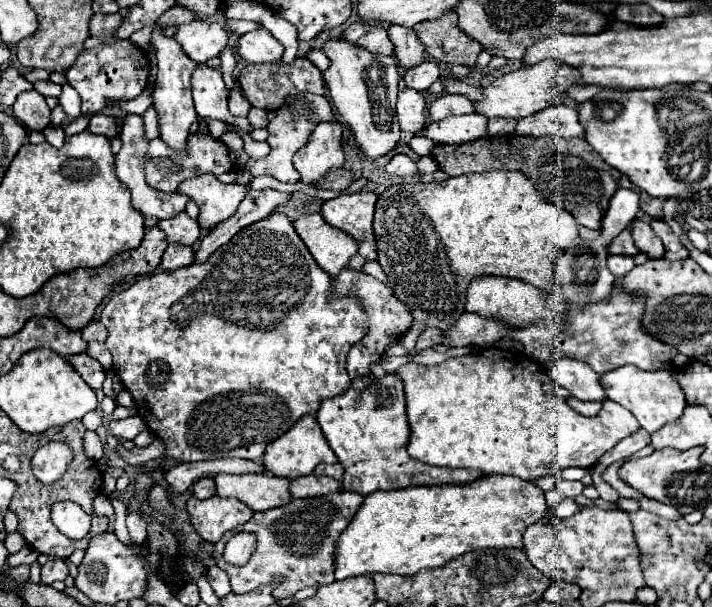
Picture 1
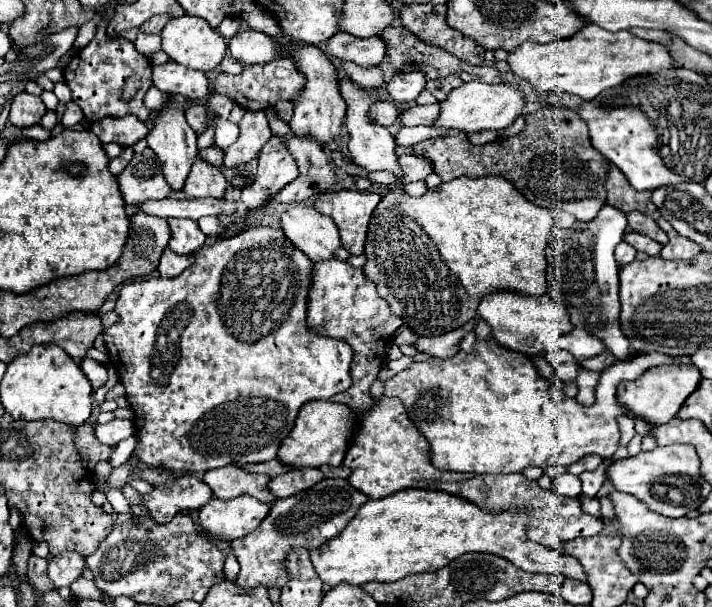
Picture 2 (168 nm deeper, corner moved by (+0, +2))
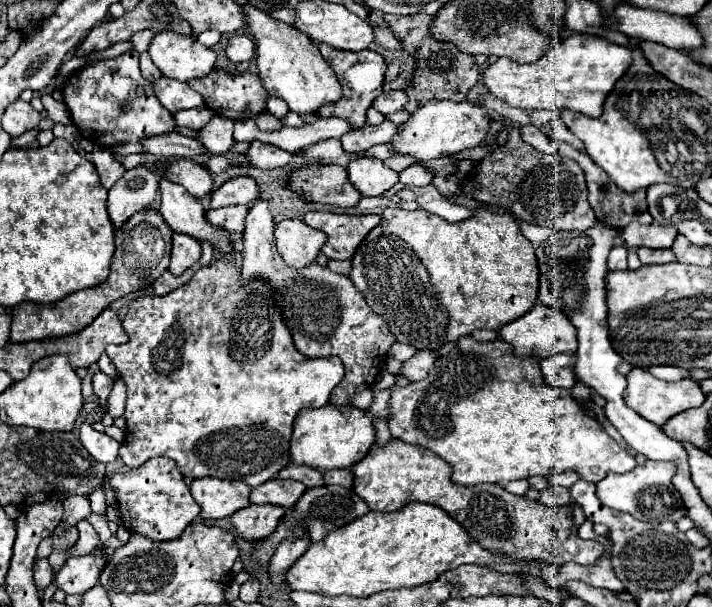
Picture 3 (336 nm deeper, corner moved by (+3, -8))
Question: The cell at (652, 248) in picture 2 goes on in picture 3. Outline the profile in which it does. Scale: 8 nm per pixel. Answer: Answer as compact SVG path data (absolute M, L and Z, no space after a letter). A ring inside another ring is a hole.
M639 247L637 255L643 265L661 265L661 263L671 263L675 257L671 255L671 249L649 249L649 247Z

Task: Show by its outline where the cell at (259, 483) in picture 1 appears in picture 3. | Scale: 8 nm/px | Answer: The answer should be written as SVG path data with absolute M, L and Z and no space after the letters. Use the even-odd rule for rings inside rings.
M203 477L191 481L191 495L201 505L203 519L223 519L235 511L249 507L251 487L243 481L227 481Z

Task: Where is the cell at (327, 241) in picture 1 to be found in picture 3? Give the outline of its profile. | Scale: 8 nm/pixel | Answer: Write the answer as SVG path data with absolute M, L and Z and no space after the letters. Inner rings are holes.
M285 219L275 225L277 249L285 263L295 269L303 269L317 261L323 243L327 243L327 235L317 229L311 229L305 221Z

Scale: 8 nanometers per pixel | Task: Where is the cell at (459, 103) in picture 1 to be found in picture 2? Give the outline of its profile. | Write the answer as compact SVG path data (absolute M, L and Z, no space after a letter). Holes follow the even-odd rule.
M438 103L434 105L410 105L402 111L402 121L398 121L404 127L416 127L416 125L432 125L432 121L438 117Z

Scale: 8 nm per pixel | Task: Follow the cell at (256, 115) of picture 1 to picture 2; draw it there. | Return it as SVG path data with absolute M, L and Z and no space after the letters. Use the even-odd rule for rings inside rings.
M246 111L238 125L240 137L224 151L224 165L234 169L252 161L272 135L264 111Z

